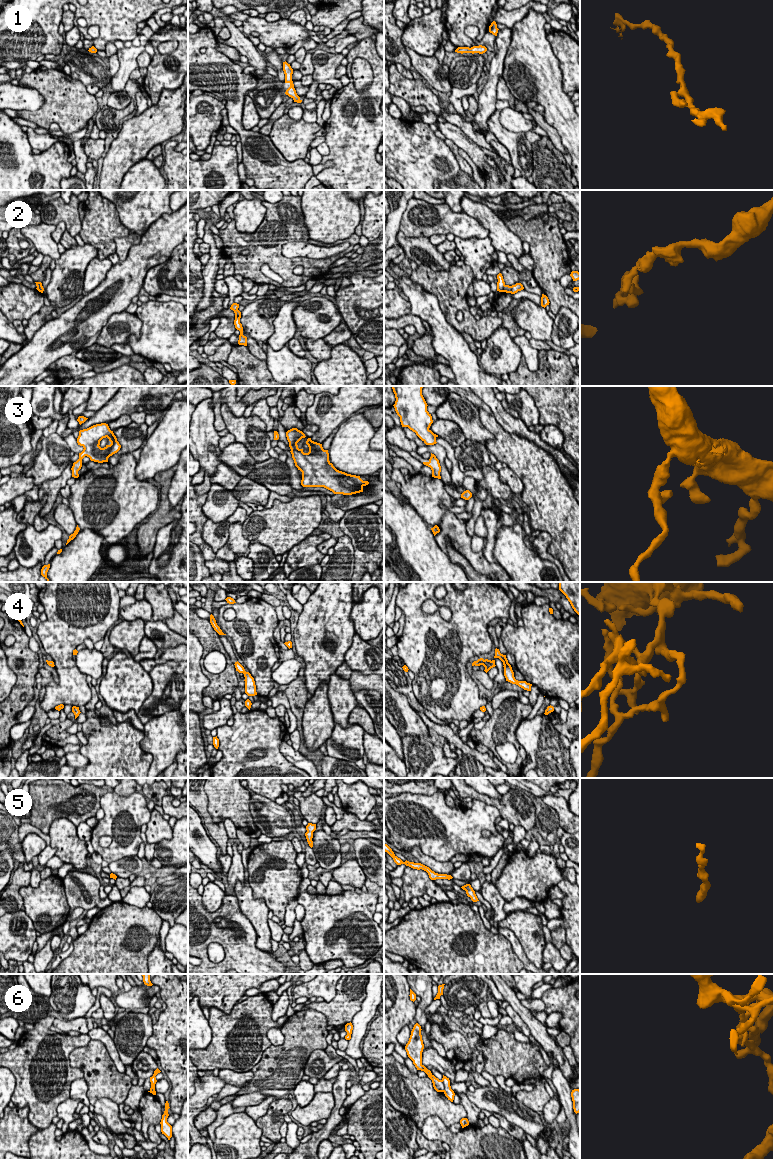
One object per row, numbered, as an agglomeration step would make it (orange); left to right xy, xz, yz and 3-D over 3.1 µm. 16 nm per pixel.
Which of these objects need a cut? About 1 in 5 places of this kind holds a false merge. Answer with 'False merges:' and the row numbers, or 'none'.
False merges: 2, 6

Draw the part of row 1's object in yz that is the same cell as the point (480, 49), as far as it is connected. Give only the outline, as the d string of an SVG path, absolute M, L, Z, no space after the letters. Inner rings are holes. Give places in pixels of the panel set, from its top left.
M479 45L479 46L473 46L471 48L469 47L458 47L455 52L457 53L479 53L479 54L483 54L487 51L487 48L485 46Z

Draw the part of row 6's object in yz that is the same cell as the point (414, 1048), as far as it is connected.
M416 1023L411 1031L408 1043L405 1046L408 1057L413 1061L417 1070L424 1071L432 1080L433 1087L437 1092L444 1092L444 1084L442 1080L436 1078L430 1070L422 1064L422 1052L424 1044L421 1035L421 1026Z

